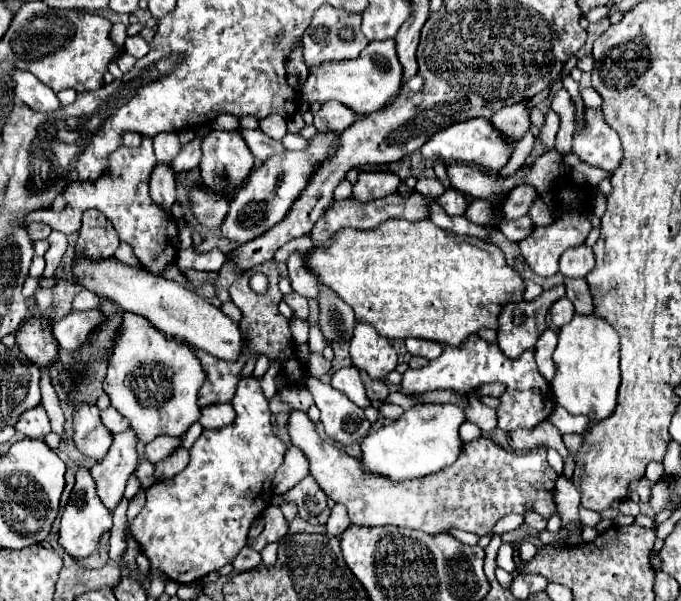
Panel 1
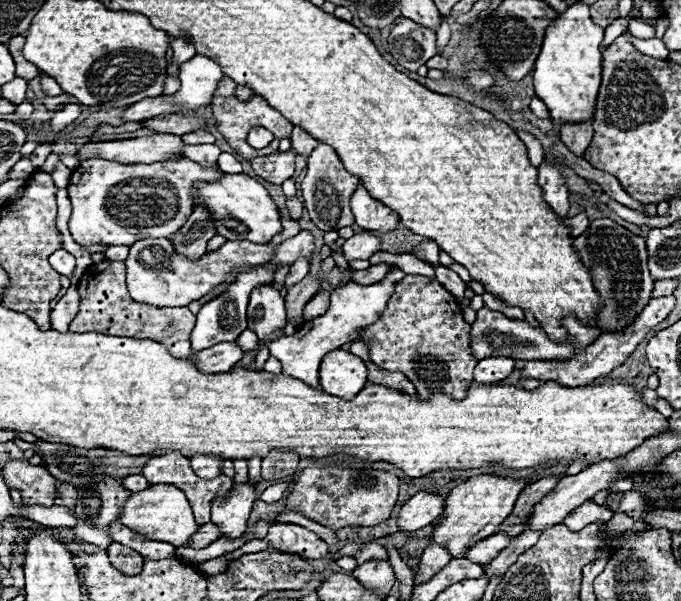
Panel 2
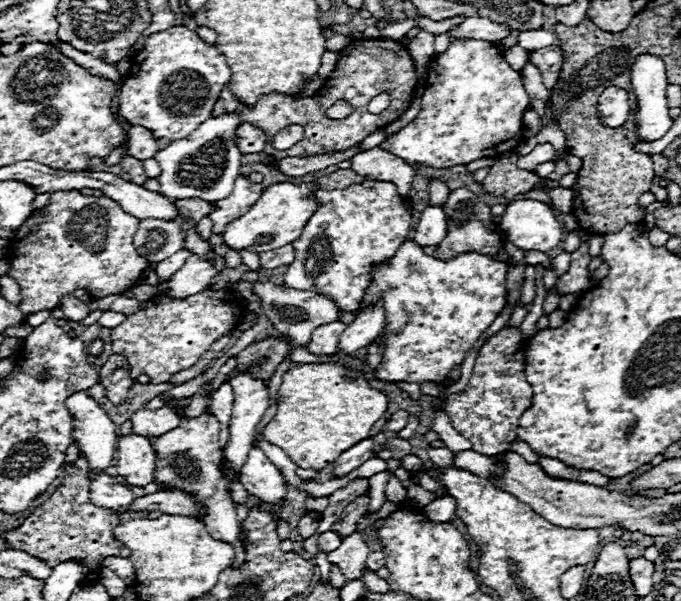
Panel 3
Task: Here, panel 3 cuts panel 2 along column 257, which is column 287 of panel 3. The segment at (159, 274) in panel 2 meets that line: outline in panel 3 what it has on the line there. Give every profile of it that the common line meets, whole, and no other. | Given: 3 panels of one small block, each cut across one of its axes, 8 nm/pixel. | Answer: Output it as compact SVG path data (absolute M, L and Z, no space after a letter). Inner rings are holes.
M286 244L286 246L270 250L270 252L260 252L258 256L260 256L260 268L274 270L274 268L292 264L292 260L294 260L294 246Z

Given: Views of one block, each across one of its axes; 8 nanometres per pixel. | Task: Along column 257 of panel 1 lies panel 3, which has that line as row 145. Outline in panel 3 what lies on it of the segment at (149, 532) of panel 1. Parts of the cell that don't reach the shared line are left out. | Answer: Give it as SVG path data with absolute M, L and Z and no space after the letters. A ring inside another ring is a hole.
M450 40L444 54L434 56L428 68L426 92L422 98L422 110L418 116L400 128L396 134L388 136L380 148L394 152L398 158L406 160L410 166L424 164L432 168L450 168L458 164L468 164L478 158L498 158L500 154L512 152L524 140L522 114L528 106L528 94L522 84L520 72L514 72L500 48L486 40Z

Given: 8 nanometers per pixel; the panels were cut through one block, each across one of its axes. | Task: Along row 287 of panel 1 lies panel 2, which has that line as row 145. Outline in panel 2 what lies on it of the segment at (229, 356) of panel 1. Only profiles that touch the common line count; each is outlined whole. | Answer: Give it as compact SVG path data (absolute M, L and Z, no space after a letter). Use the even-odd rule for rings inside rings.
M152 134L130 140L110 140L110 142L88 142L78 148L78 160L102 158L122 164L132 162L156 162L168 158L182 158L180 136L174 134Z

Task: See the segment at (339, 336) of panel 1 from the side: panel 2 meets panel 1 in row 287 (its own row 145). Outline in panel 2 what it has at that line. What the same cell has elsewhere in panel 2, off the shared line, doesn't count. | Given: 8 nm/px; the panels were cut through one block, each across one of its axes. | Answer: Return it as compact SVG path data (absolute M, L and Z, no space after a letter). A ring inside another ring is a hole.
M320 144L308 158L308 174L300 186L302 196L304 196L304 206L308 204L308 214L310 214L312 222L324 232L352 226L354 216L350 210L350 196L354 194L358 184L360 184L360 180L344 170L338 154L330 146Z

